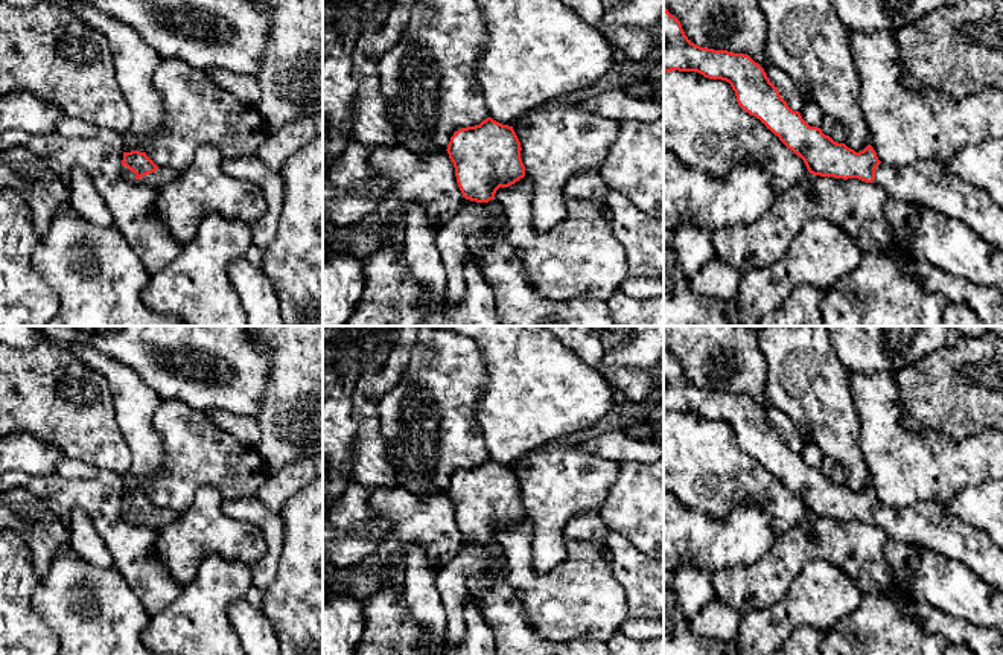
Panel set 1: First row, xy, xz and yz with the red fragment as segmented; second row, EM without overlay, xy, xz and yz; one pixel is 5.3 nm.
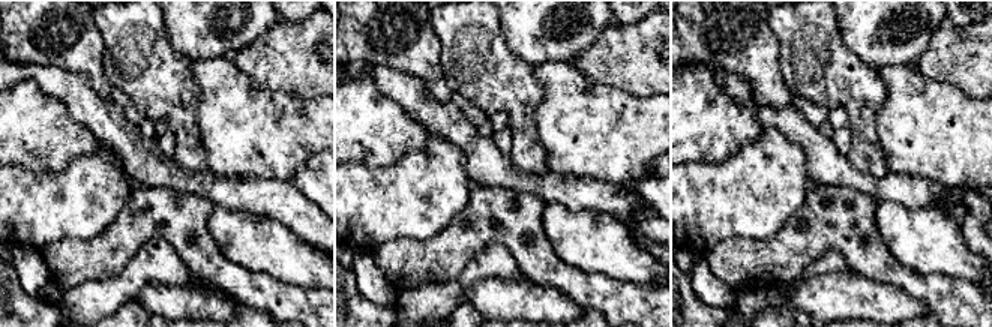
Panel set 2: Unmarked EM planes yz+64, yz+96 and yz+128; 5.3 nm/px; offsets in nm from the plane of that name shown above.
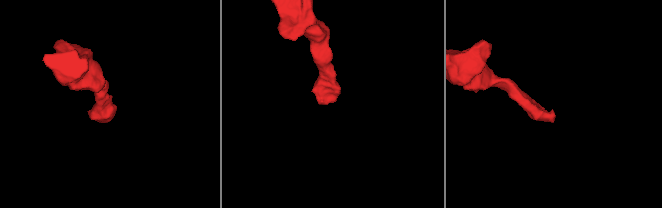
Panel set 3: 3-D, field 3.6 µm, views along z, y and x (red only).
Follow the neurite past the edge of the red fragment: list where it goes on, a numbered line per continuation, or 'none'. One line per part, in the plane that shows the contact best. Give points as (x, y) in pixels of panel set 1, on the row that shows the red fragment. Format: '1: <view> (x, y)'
1: xy (163, 175)

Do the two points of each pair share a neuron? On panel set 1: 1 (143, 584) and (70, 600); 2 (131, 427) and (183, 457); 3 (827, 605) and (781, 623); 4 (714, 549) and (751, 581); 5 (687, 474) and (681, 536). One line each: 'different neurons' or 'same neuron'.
1: different neurons
2: different neurons
3: same neuron
4: different neurons
5: different neurons

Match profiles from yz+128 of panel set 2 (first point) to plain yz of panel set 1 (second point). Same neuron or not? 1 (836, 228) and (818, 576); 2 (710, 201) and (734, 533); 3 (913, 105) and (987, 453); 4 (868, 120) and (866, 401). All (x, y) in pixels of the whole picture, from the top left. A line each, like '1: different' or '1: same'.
1: different
2: same
3: same
4: different

